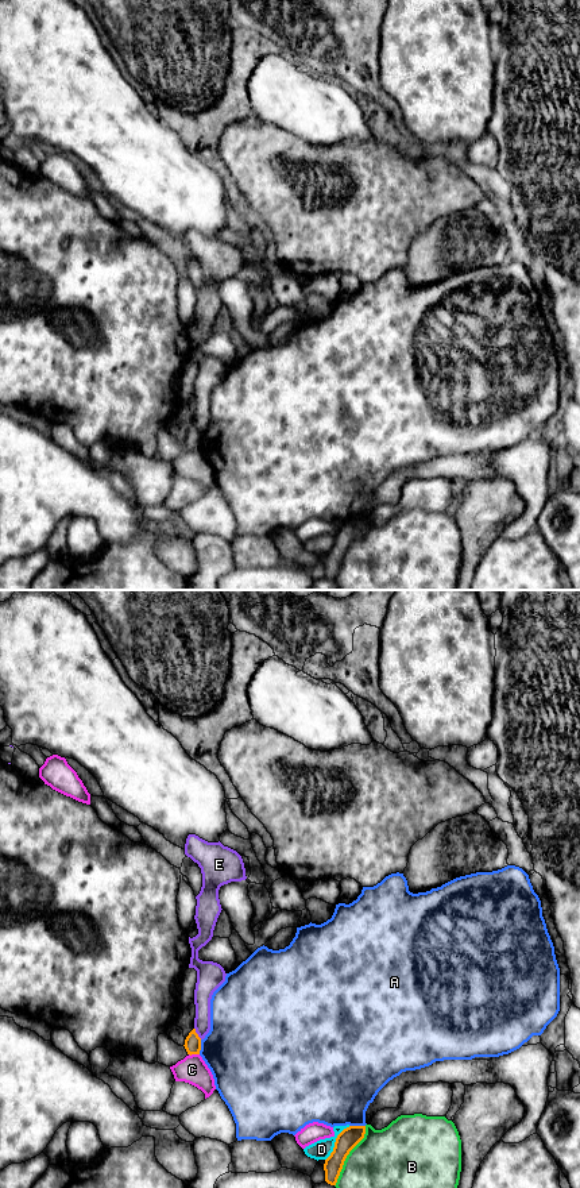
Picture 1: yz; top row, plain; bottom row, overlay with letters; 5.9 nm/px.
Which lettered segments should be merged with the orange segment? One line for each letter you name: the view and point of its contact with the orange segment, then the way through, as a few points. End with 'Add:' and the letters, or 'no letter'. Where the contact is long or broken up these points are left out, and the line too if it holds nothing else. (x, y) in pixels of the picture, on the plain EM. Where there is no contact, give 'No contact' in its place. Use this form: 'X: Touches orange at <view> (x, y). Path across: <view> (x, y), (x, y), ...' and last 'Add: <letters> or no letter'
Add: no letter

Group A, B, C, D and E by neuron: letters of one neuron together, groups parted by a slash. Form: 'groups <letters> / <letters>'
groups A / B / C / D E

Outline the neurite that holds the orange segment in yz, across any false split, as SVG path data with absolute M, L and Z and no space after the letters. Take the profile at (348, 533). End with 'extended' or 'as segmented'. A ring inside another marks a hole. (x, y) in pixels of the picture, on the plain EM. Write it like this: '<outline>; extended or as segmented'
M349 521L337 531L333 547L324 559L328 579L336 580L347 551L364 533L364 529L366 521Z; as segmented

